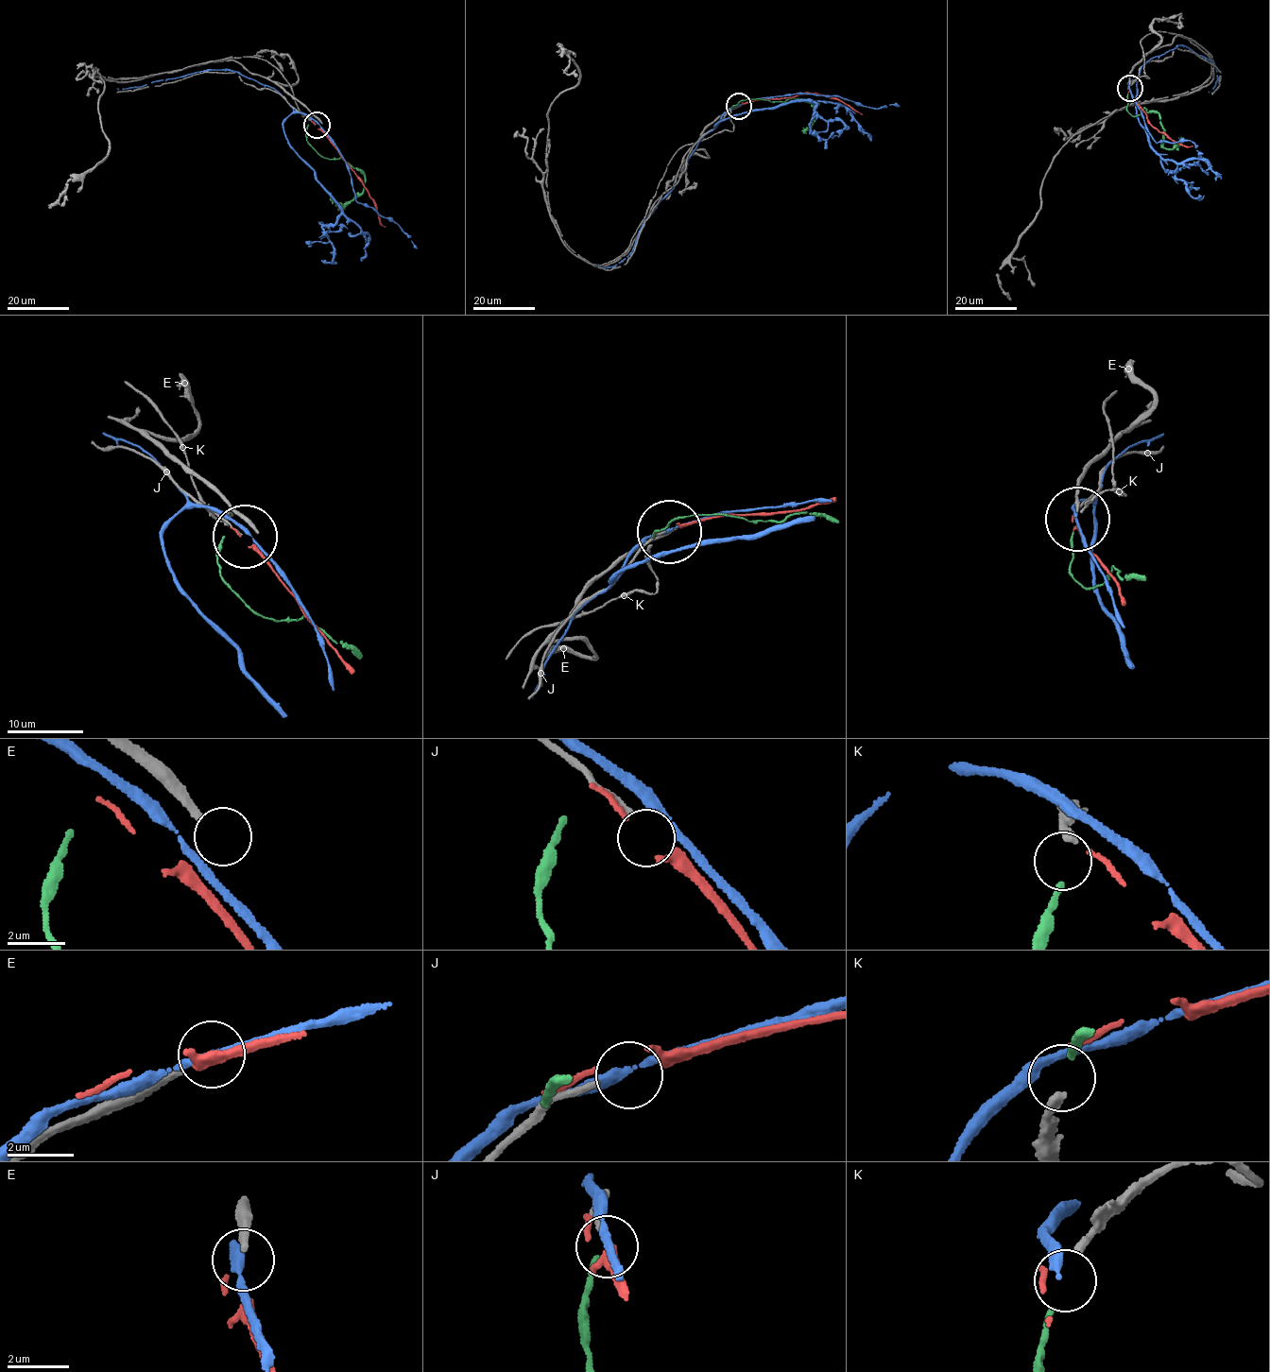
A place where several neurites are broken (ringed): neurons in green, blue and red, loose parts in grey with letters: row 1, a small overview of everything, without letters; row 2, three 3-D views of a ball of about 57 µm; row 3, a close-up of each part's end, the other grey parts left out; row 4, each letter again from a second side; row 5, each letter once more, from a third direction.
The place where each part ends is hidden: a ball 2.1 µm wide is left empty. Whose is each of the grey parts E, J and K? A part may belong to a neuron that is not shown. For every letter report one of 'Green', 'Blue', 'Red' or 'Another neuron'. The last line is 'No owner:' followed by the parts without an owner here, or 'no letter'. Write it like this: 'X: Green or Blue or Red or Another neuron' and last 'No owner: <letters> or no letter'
E: Another neuron
J: Red
K: Green
No owner: E

